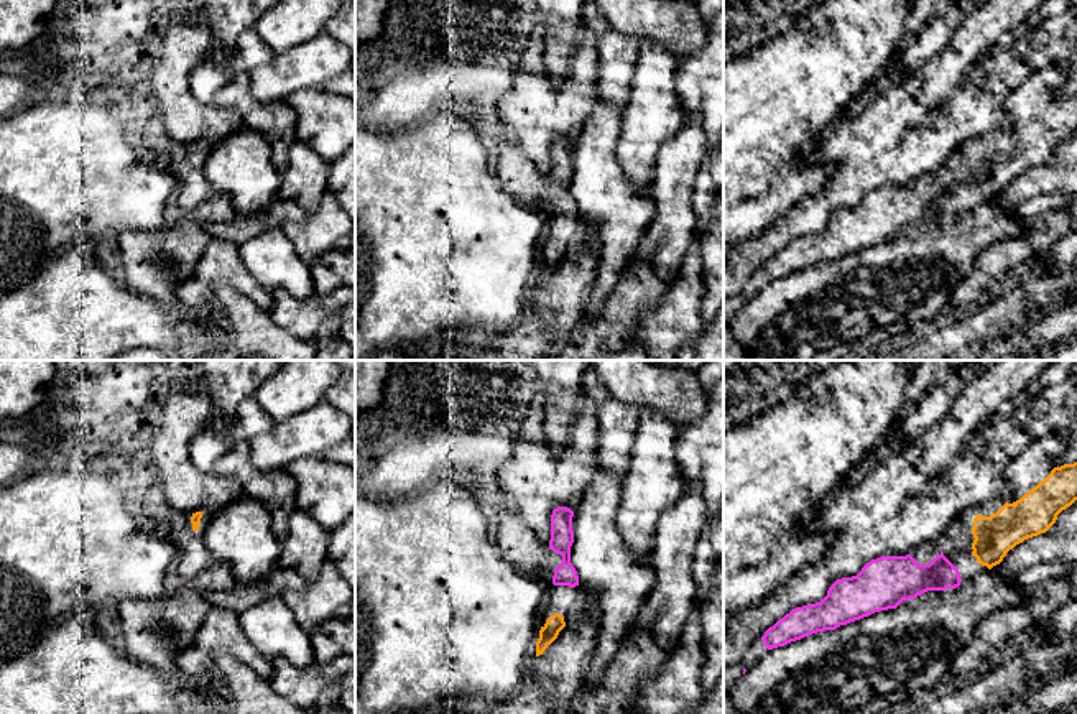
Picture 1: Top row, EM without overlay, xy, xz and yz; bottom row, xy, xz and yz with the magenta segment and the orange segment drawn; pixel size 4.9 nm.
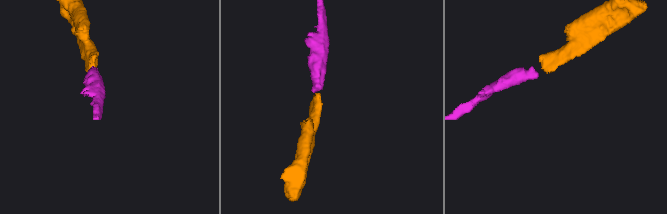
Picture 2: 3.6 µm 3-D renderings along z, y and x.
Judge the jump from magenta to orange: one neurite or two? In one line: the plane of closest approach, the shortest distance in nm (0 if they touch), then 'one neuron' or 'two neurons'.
nearest in yz; 100 nm apart; one neuron

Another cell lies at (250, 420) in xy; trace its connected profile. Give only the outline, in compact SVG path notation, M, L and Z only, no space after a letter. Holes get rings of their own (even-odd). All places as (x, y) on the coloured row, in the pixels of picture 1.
M257 398L245 400L227 433L215 433L210 426L191 441L189 457L201 472L210 472L214 464L230 449L233 443L250 443L255 436L273 428L275 421L260 406Z

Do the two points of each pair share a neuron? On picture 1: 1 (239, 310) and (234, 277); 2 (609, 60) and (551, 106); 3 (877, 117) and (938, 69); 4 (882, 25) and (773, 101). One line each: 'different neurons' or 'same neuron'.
1: different neurons
2: different neurons
3: same neuron
4: same neuron

